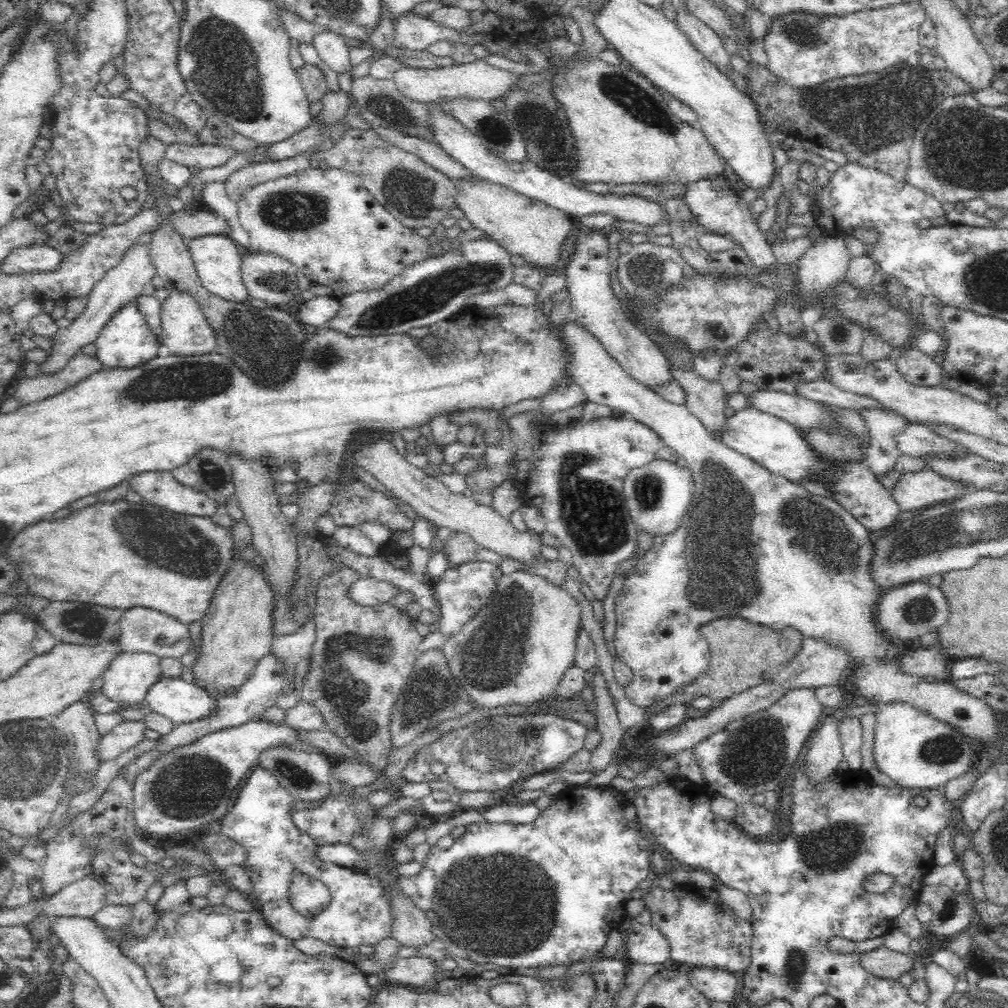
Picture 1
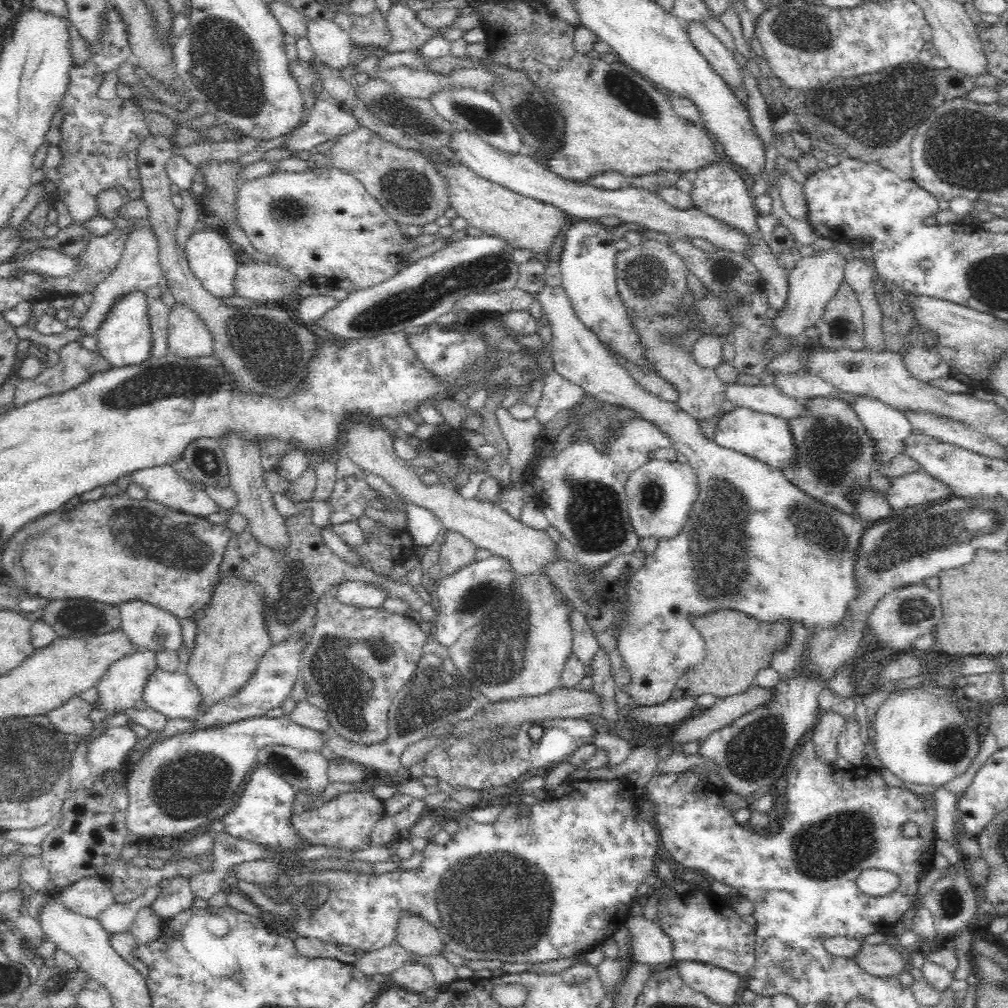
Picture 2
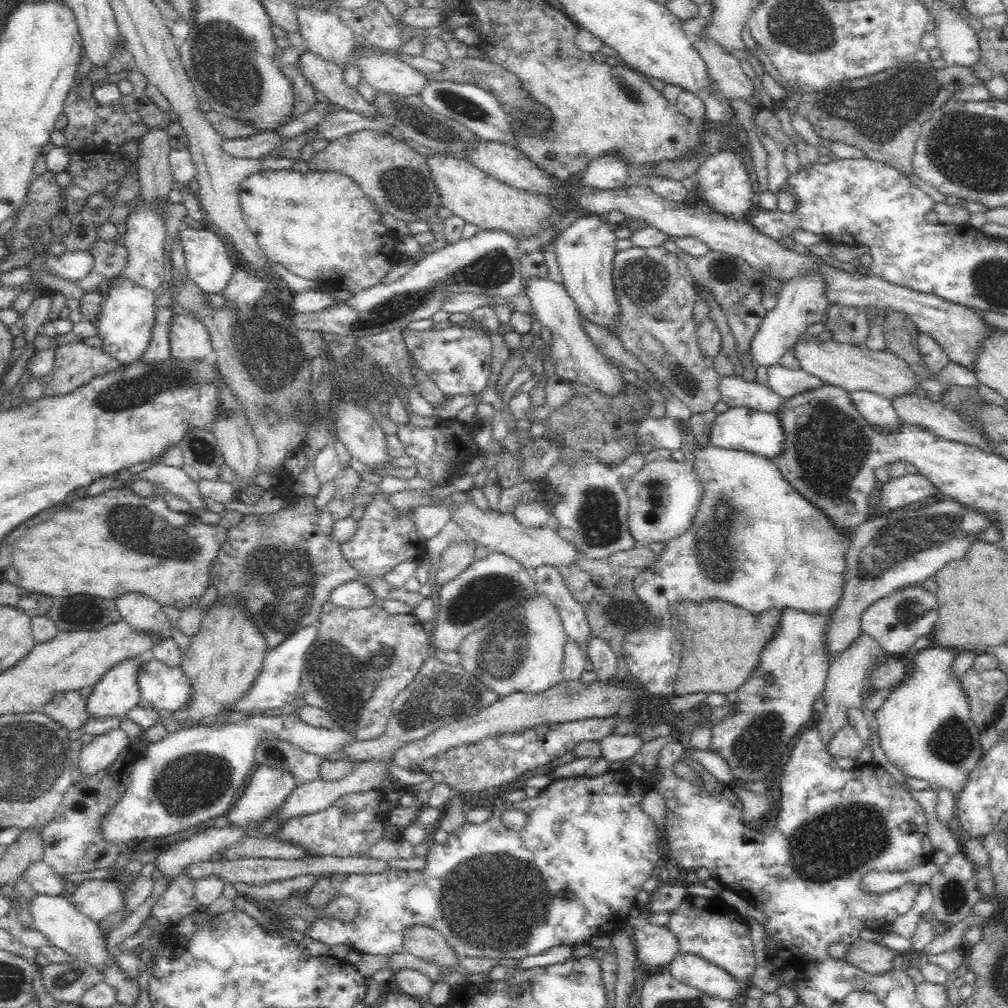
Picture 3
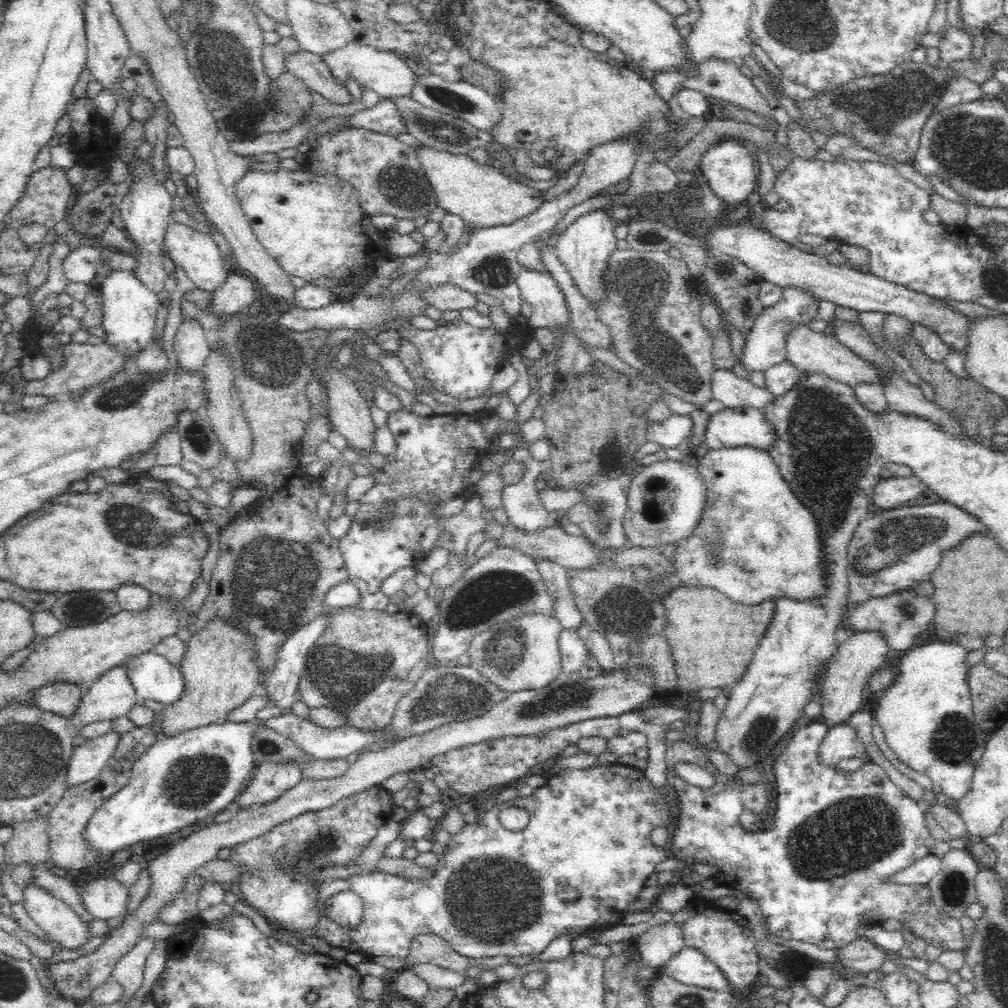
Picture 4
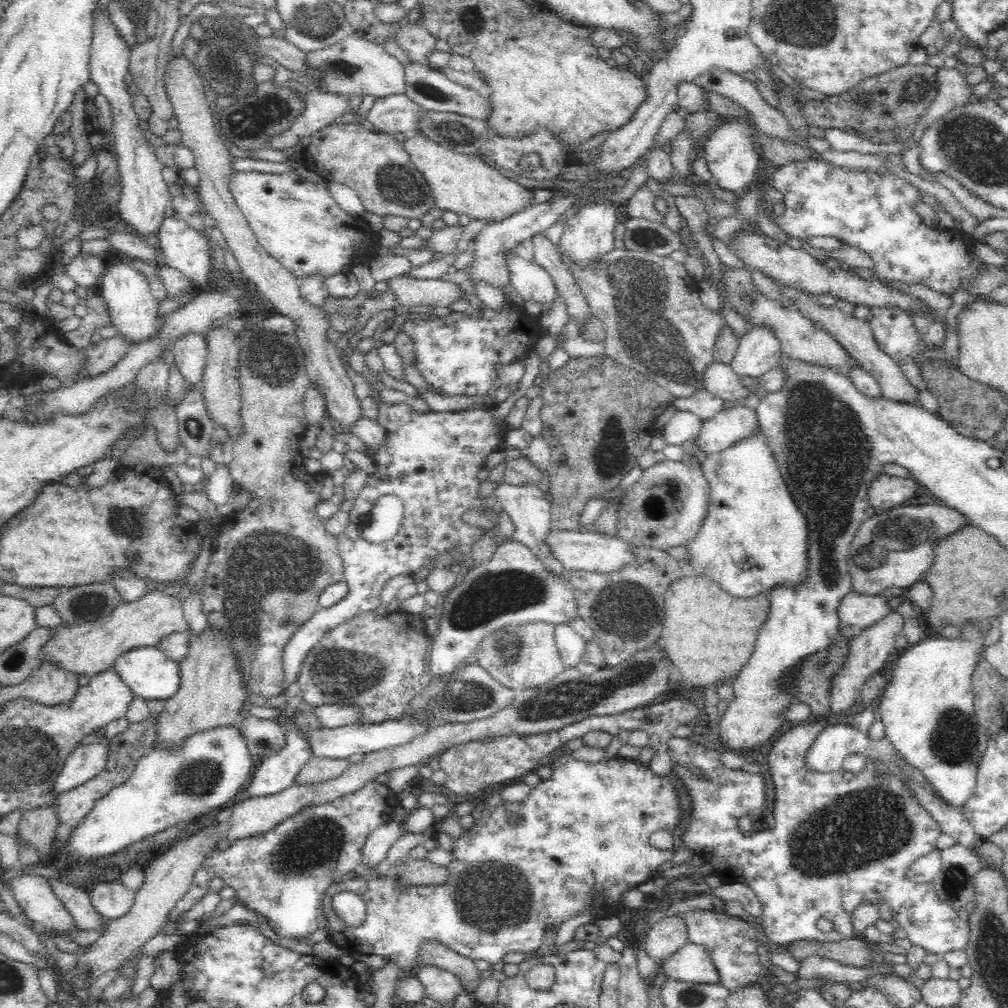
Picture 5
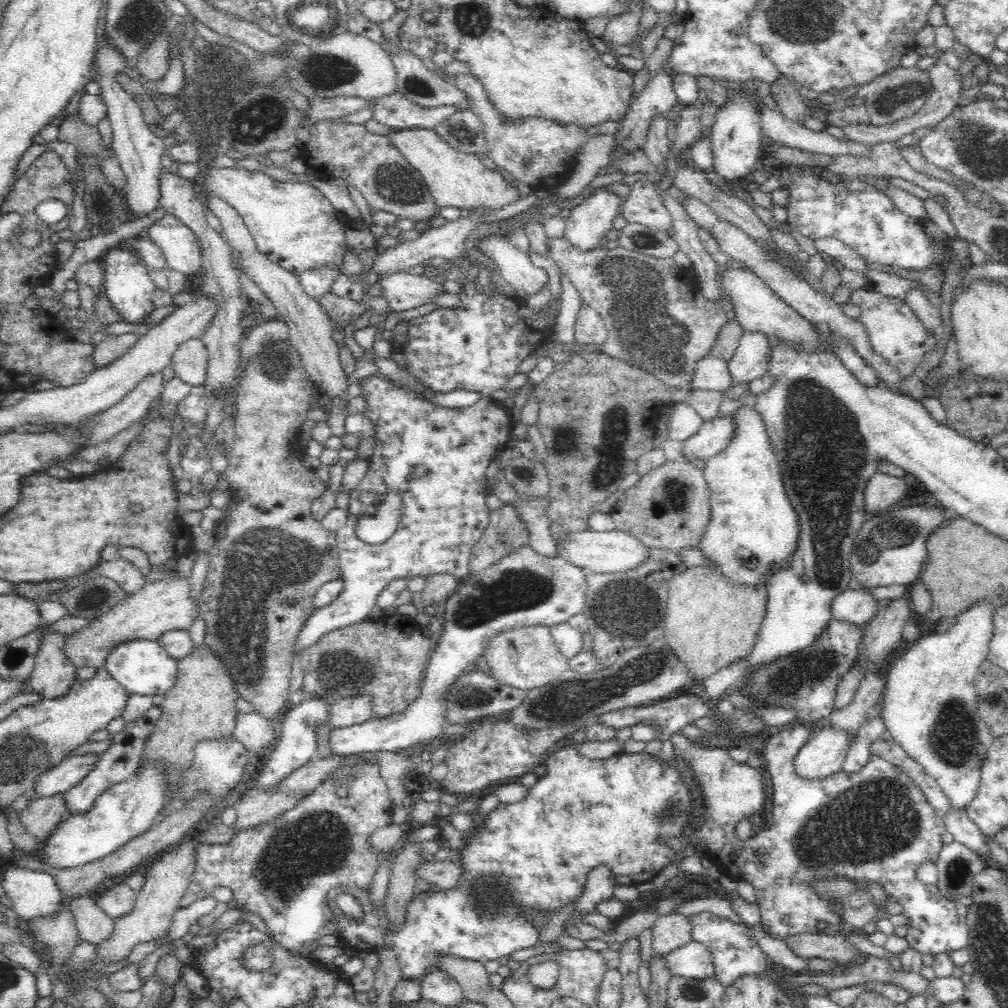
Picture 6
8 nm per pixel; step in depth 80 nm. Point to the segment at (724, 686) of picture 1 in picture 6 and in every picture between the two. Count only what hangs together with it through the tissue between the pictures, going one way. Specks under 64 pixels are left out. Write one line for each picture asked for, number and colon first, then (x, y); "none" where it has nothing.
2: (737, 646)
3: (729, 642)
4: (714, 639)
5: (709, 636)
6: (709, 625)

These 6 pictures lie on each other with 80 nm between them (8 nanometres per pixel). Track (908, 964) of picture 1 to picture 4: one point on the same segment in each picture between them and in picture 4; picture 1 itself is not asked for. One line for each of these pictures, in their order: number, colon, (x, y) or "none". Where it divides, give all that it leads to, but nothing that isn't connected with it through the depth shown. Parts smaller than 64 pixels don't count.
2: (882, 960)
3: (876, 959)
4: (862, 955)

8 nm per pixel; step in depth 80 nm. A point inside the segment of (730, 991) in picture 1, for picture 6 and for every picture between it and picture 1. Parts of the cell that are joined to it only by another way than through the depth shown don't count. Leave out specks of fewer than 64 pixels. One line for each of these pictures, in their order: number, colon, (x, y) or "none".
2: (721, 986)
3: (700, 974)
4: (689, 966)
5: (690, 963)
6: (693, 960)

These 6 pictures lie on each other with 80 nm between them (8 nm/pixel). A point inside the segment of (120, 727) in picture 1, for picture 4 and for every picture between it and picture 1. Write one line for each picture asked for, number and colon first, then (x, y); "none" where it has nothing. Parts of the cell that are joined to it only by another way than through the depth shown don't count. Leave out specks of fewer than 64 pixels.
2: (108, 751)
3: (101, 752)
4: (91, 757)

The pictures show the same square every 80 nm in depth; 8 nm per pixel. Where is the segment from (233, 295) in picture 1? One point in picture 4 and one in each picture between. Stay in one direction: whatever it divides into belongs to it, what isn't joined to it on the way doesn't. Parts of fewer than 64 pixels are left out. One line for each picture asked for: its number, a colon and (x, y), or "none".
2: (212, 258)
3: (208, 259)
4: (196, 252)

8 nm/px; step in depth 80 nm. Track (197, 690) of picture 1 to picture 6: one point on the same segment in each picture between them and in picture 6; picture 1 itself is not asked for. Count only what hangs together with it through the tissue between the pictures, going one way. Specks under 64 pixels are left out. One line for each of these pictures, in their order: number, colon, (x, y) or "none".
2: (173, 694)
3: (169, 689)
4: (154, 678)
5: (149, 674)
6: (145, 668)

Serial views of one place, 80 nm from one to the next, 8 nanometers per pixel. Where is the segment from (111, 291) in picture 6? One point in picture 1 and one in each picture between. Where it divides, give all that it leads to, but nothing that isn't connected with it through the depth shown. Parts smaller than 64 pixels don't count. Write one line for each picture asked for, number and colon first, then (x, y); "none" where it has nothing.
1: (127, 341)
2: (124, 339)
3: (125, 323)
4: (129, 309)
5: (132, 309)

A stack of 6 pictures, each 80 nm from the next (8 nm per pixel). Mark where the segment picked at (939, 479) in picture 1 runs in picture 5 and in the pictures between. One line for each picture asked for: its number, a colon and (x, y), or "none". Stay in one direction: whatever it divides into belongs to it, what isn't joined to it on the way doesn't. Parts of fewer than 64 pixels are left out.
2: (911, 489)
3: (896, 493)
4: (890, 493)
5: (886, 492)

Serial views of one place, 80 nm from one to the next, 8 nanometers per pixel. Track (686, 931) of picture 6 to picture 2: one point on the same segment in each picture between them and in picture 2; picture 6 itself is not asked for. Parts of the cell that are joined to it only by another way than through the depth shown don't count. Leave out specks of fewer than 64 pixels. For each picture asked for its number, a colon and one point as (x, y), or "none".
2: (648, 944)
3: (655, 946)
4: (656, 946)
5: (669, 934)

